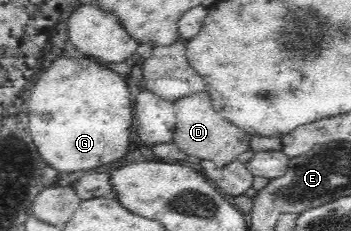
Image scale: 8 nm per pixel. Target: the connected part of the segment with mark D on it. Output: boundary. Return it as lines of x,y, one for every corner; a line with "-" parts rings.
206,90
187,95
186,99
178,99
174,107
178,113
178,127
174,133
174,143
180,149
184,149
188,156
210,160
216,167
222,168
237,160
240,153
250,150
250,137
252,136
234,127
230,121
222,119
222,115
218,115
218,111
212,109
210,94

